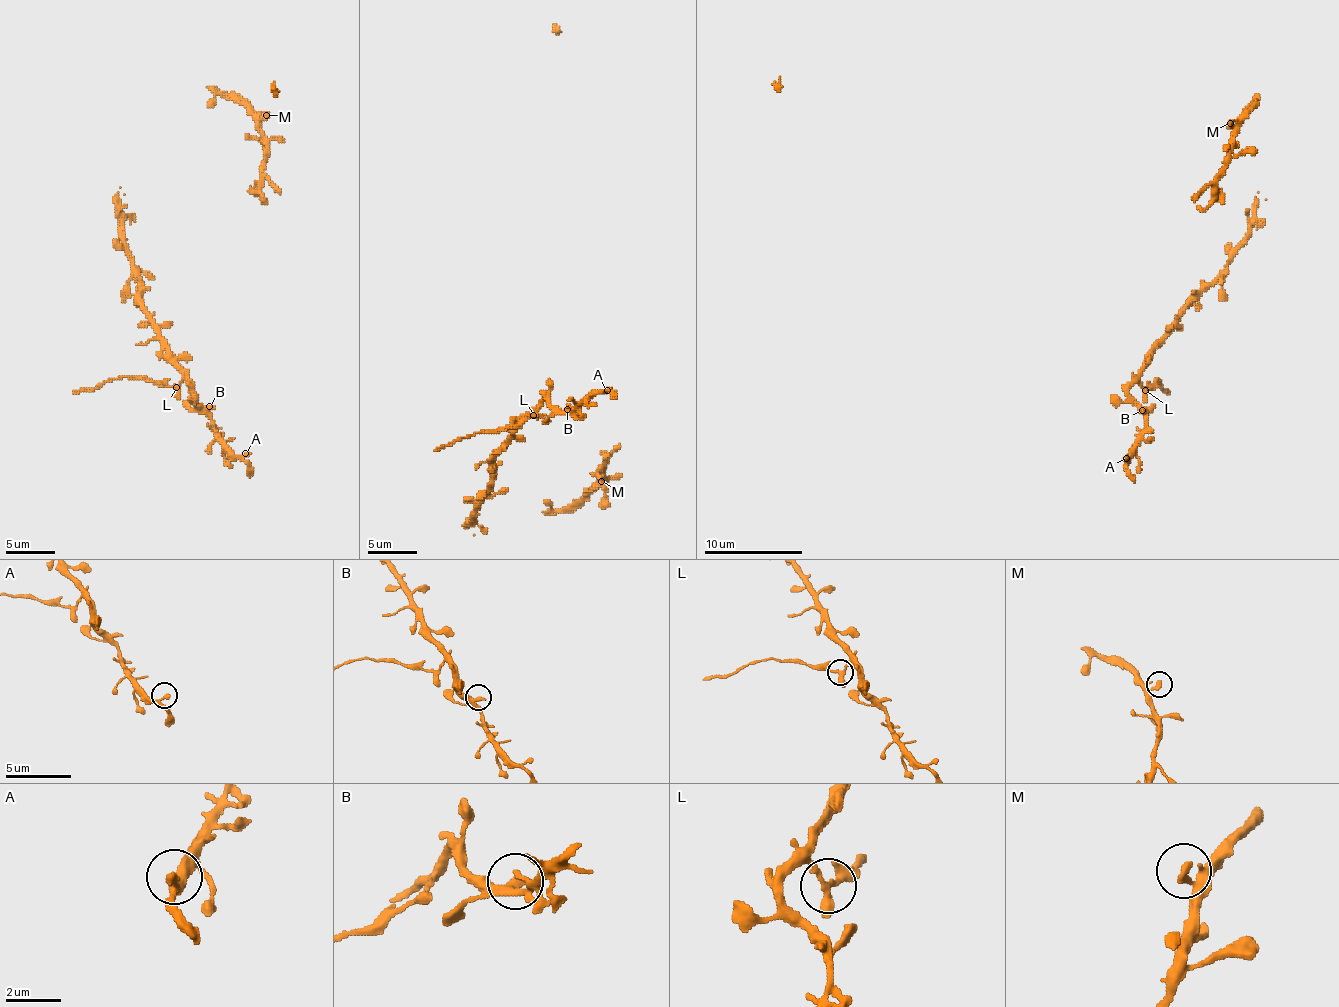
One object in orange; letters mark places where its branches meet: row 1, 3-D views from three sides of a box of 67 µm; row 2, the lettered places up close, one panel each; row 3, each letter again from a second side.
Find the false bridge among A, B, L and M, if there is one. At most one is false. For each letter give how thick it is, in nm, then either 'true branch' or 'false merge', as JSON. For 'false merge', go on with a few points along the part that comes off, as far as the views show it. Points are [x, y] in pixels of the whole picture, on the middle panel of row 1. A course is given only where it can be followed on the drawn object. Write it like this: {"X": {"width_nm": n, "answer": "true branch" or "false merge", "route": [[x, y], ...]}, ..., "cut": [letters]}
{"A": {"width_nm": 260, "answer": "true branch"}, "B": {"width_nm": 280, "answer": "true branch"}, "L": {"width_nm": 300, "answer": "false merge", "route": [[534, 415], [516, 425], [477, 433], [435, 450]]}, "M": {"width_nm": 320, "answer": "true branch"}, "cut": ["L"]}

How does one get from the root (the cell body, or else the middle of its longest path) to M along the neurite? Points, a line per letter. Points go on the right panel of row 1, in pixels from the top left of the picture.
M: (1249, 110), (1234, 125), (1230, 123)

